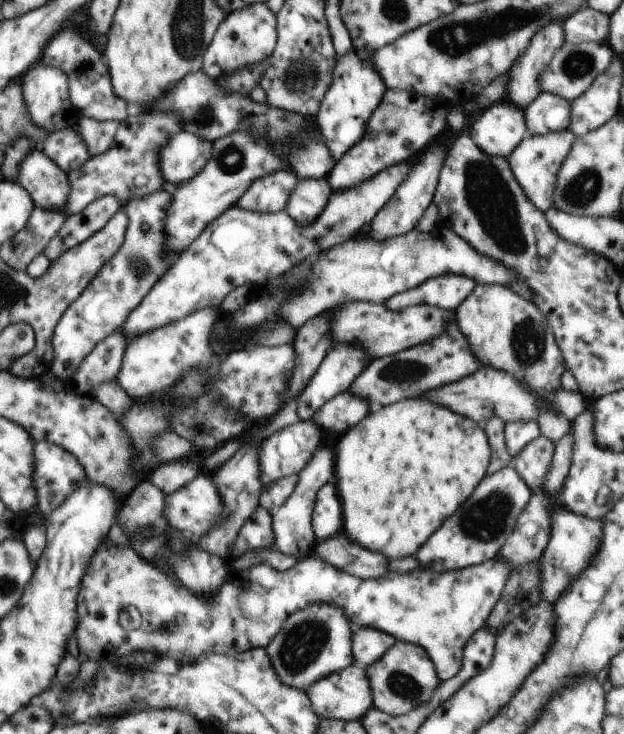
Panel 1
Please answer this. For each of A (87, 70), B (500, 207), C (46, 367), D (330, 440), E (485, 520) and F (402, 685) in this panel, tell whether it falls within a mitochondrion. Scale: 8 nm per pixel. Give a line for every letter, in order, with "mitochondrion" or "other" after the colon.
A: mitochondrion
B: mitochondrion
C: other
D: other
E: mitochondrion
F: mitochondrion

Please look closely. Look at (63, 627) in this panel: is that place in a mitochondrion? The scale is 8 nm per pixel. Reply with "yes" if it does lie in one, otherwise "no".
no

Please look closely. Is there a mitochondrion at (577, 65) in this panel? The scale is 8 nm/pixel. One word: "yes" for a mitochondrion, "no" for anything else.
yes

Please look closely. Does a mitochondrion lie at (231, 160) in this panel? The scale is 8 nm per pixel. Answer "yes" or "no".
yes

